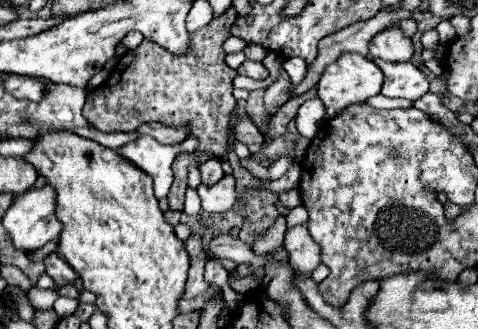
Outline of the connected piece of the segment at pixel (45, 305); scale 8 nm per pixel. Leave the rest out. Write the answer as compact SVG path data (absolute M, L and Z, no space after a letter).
M35 286L35 288L29 290L27 298L29 298L29 302L35 310L51 310L59 296L57 296L55 290L41 290L41 288Z

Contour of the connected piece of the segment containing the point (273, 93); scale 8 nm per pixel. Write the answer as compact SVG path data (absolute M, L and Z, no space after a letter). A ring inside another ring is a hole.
M281 72L281 78L273 86L269 86L265 96L263 96L265 98L265 108L271 114L275 114L277 108L287 100L287 96L285 96L287 88L289 88L289 76L287 76L287 72Z

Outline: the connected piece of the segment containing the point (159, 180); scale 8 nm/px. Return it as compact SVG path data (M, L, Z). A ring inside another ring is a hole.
M141 136L135 142L125 144L119 154L139 166L143 172L153 176L155 180L155 196L165 198L173 184L171 164L179 152L191 152L197 146L195 138L187 138L175 146L163 146L149 136Z

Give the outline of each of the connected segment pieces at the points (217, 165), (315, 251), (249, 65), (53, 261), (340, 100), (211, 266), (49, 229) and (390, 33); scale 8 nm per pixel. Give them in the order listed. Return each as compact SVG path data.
M211 158L211 160L203 162L199 166L199 170L201 170L201 176L203 176L203 184L207 184L207 186L217 184L225 176L225 172L221 168L221 160L217 160L217 158Z
M307 226L289 228L283 240L283 248L289 252L289 262L295 272L303 276L311 276L313 270L321 264L321 248L309 236Z
M245 60L245 62L237 68L237 72L239 72L241 76L249 76L249 78L255 78L255 80L265 80L265 78L267 78L267 70L265 70L265 66L263 66L261 62Z
M51 252L51 254L45 256L45 266L47 266L47 274L49 274L57 284L75 282L75 278L77 278L75 270L73 270L57 252Z
M345 52L343 56L339 56L339 60L335 60L335 64L329 64L323 70L323 74L317 82L317 96L327 106L327 120L329 120L329 118L335 118L343 108L365 102L367 98L379 94L381 84L383 84L383 72L379 70L379 66L373 60L363 58L361 54Z
M207 260L207 264L205 264L205 282L209 282L211 286L225 288L227 278L229 278L229 272L223 268L223 264L219 260Z
M49 186L31 188L27 194L21 194L13 200L11 208L3 216L3 226L9 232L13 246L19 250L37 250L47 242L55 240L61 232L59 220L55 218L55 192Z
M389 28L371 40L369 56L385 62L409 62L413 56L411 38L403 36L401 28Z

